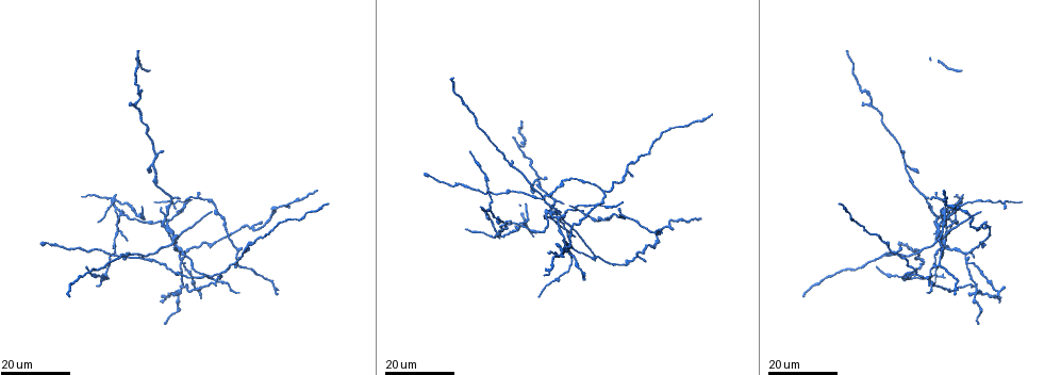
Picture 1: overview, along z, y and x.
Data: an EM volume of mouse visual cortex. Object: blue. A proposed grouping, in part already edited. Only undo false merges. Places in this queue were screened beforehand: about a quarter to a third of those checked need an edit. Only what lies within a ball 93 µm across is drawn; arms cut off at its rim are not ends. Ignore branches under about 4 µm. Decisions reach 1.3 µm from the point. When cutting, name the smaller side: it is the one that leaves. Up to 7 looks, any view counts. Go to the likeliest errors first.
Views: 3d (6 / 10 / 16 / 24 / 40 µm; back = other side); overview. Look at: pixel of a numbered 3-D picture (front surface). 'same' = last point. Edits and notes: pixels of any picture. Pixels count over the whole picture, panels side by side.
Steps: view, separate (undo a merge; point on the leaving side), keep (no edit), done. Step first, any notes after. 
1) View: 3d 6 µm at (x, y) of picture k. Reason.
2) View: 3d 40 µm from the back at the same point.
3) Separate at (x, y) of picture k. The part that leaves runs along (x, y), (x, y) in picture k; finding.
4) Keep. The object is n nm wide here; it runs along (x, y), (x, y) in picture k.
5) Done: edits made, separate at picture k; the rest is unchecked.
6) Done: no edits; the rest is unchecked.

View: 3d 24 µm at (966, 263) of picture 1. Two arms in line, one across.

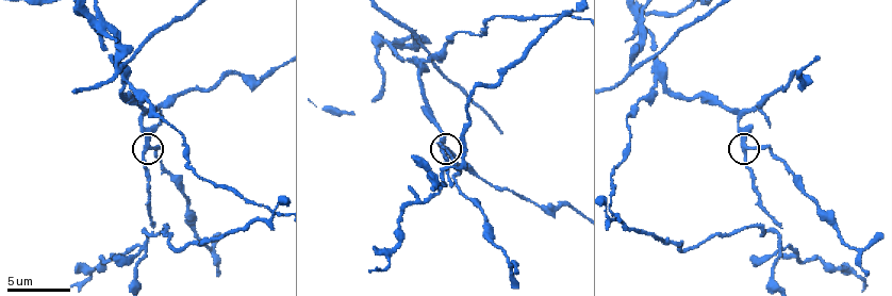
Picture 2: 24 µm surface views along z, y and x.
View: 3d 6 µm at (747, 148) of picture 2. Closer look.

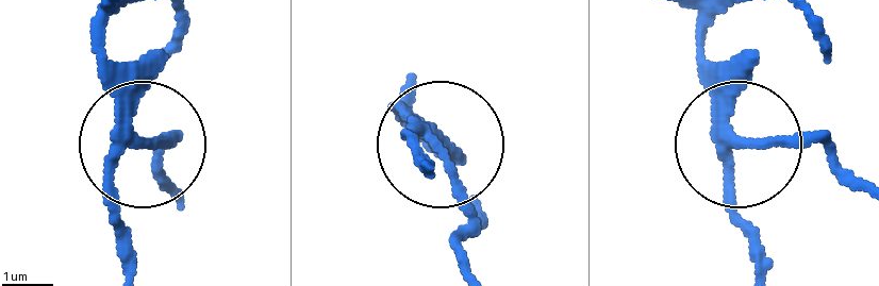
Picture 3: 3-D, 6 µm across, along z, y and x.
Keep. The object is 200 nm wide here; it runs along (405, 99), (440, 141), (464, 217), (464, 268) in picture 3; all the same cell.

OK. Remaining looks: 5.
View: 3d 16 µm at (173, 196) of picture 1. Branch point.

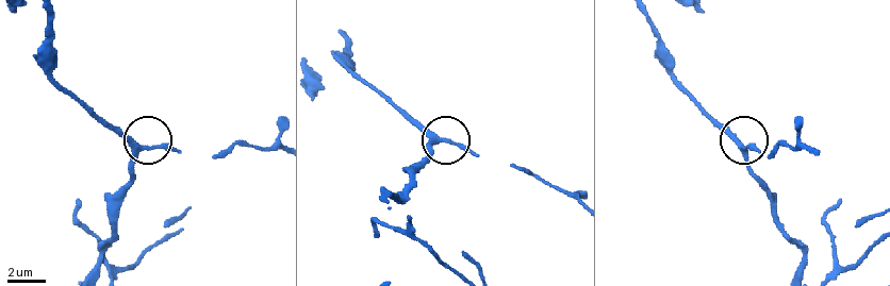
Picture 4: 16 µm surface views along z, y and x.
View: 3d 10 µm at (140, 149) of picture 4.

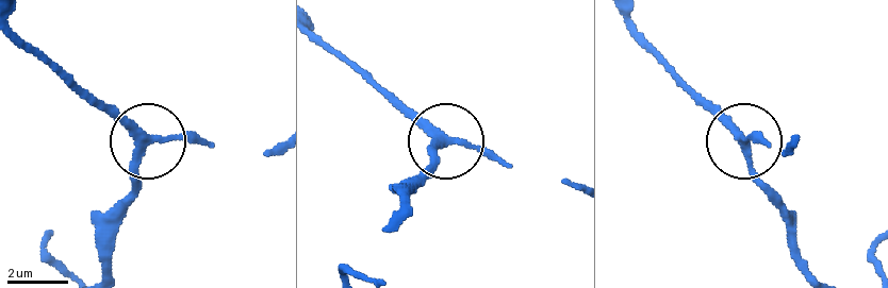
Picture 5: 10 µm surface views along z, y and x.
View: 3d 6 µm at (449, 140) of picture 5.

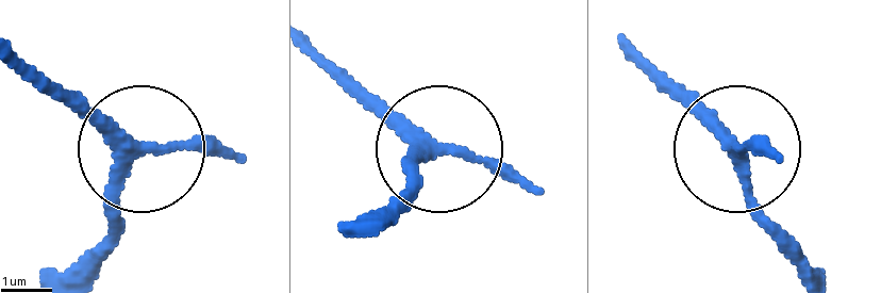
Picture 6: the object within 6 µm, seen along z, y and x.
Keep. The side arm is 55 µm long; 3 arms meet here; all the same cell.

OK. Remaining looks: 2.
View: 3d 24 µm at (869, 92) of picture 1.

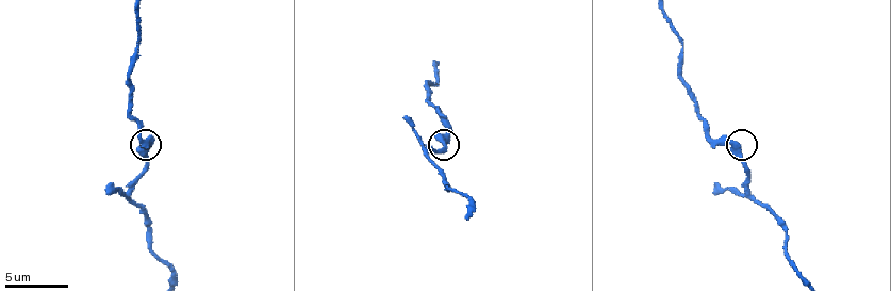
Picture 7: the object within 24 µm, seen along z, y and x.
View: 3d 10 µm at (737, 146) of picture 7. Zoom in.

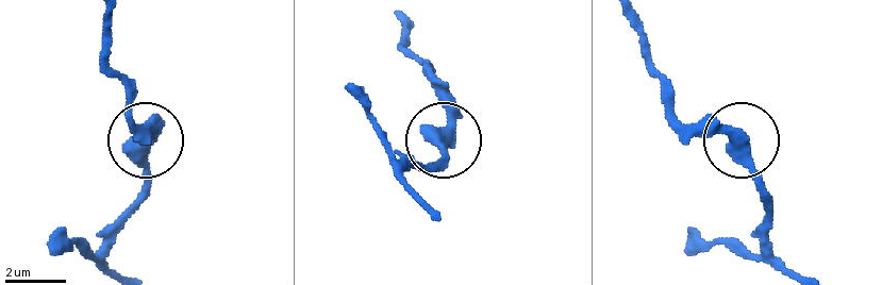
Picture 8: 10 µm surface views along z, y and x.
Keep. It runs along (113, 271), (151, 134), (128, 99) in picture 8; all the same cell.

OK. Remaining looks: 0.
Done: no edits; the rest is unchecked.

